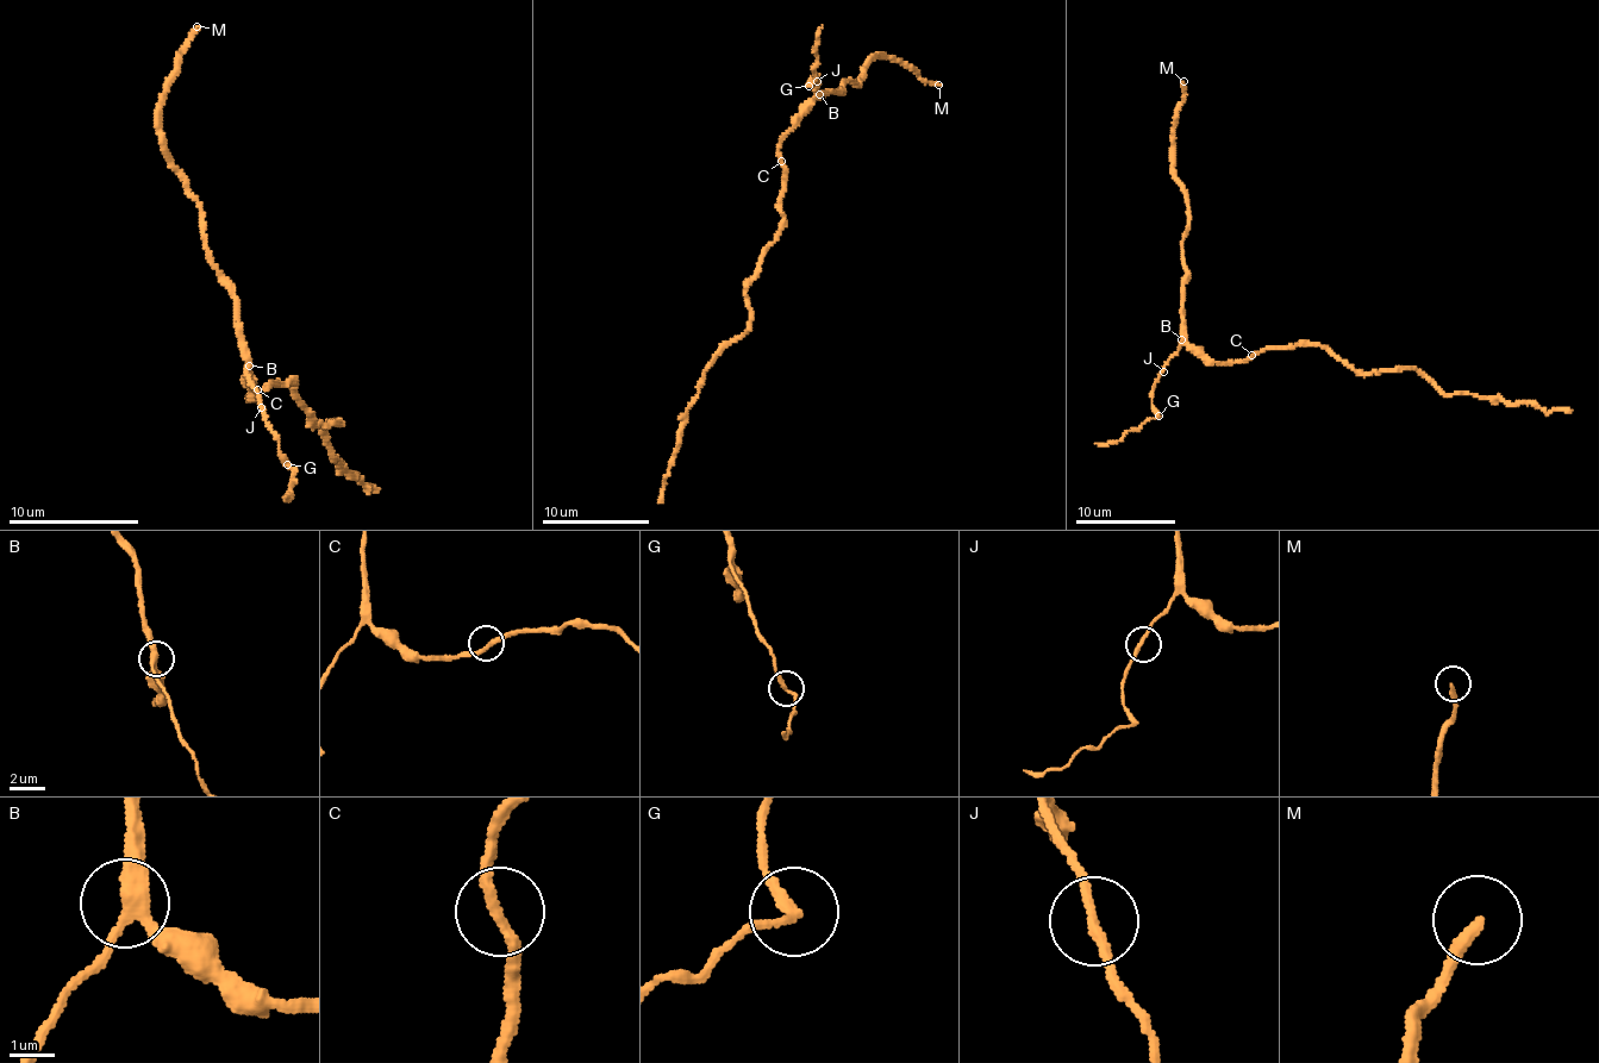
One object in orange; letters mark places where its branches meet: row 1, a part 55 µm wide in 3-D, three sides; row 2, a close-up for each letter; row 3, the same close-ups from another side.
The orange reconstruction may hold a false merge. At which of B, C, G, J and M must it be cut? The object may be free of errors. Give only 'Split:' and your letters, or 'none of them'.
Split: G

